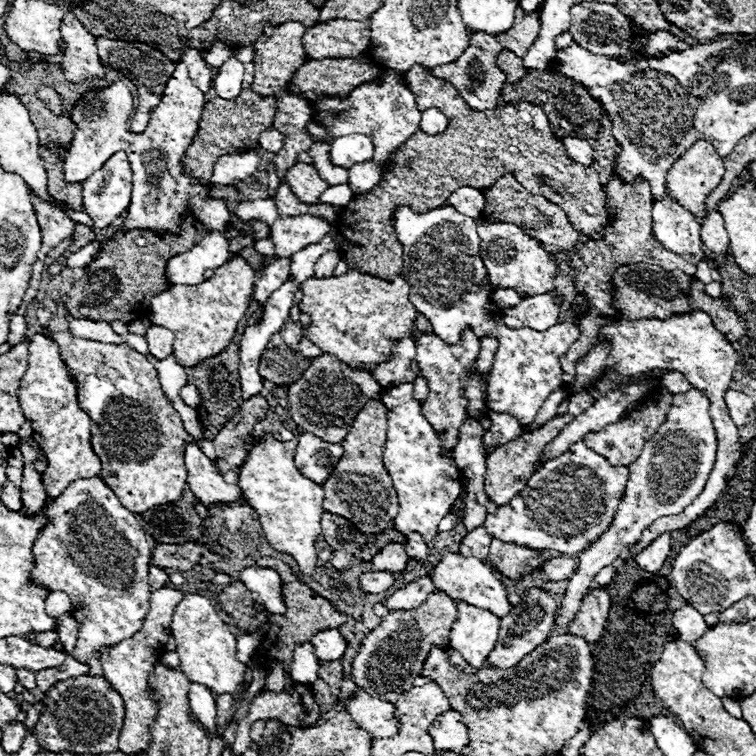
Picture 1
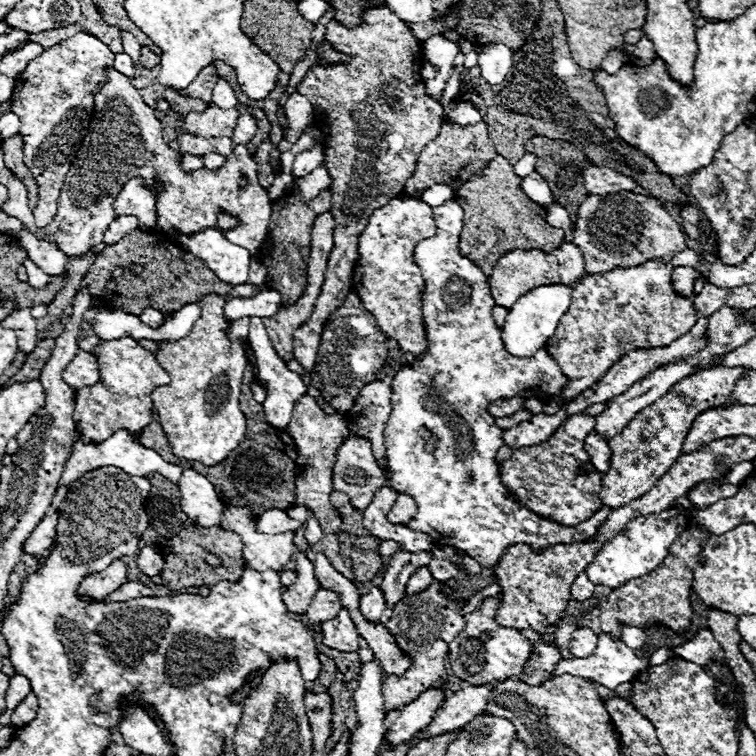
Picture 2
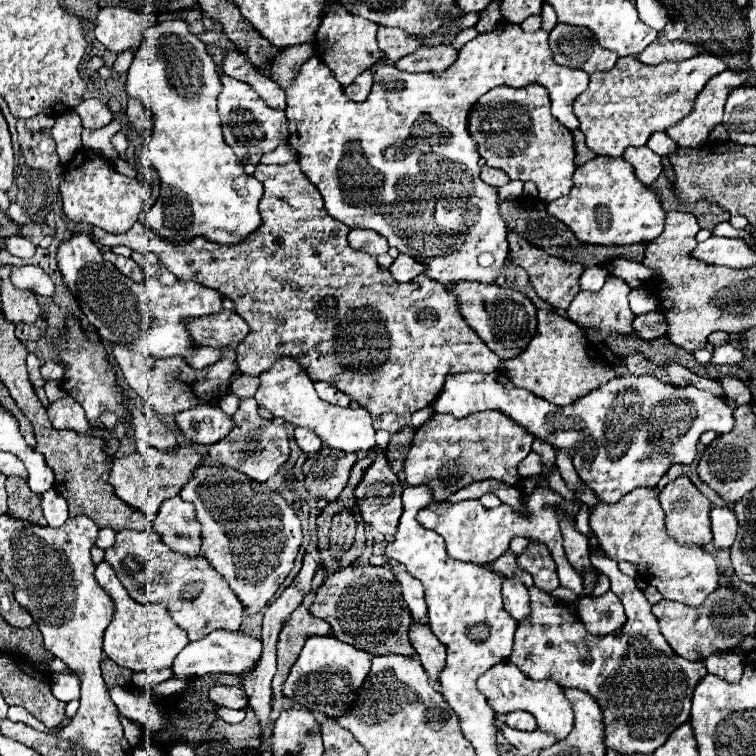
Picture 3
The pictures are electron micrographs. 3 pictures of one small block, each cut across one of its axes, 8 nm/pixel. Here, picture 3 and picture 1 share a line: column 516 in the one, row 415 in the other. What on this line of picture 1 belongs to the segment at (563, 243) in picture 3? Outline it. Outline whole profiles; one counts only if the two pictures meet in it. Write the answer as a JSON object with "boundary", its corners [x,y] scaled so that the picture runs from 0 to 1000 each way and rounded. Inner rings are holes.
{"boundary":[[[307,452],[304,460],[299,466],[294,466],[294,471],[286,471],[283,476],[270,476],[267,481],[249,487],[249,508],[257,508],[265,519],[267,532],[262,534],[262,550],[267,556],[270,563],[270,579],[272,582],[283,582],[283,577],[296,566],[296,561],[317,542],[323,526],[320,526],[320,513],[317,513],[317,495],[315,495],[315,481],[317,481],[317,471],[315,471],[315,455]]]}

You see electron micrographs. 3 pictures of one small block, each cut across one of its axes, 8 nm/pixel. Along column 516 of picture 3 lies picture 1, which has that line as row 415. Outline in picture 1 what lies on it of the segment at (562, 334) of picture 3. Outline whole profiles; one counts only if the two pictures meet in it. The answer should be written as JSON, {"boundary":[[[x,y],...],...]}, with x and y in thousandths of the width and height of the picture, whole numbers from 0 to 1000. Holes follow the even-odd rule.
{"boundary":[[[497,524],[481,534],[481,540],[463,561],[460,577],[452,587],[455,603],[429,640],[429,675],[455,683],[458,688],[468,690],[468,696],[481,706],[505,706],[511,698],[519,698],[526,677],[526,656],[519,643],[519,632],[505,614],[511,571],[511,540],[505,534],[505,526]]]}

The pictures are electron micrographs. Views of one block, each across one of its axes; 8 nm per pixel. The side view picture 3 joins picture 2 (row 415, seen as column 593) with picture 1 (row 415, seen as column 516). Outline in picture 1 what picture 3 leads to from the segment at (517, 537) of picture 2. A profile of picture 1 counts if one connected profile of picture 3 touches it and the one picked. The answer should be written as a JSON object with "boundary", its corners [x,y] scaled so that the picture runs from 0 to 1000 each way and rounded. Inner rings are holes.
{"boundary":[[[545,505],[505,513],[503,524],[513,542],[513,582],[505,611],[513,627],[519,630],[529,664],[526,683],[521,685],[521,698],[534,709],[553,704],[558,706],[561,717],[569,717],[577,706],[579,688],[585,688],[593,680],[595,669],[608,653],[608,622],[598,606],[598,598],[587,601],[582,577],[561,553],[556,534],[545,526]]]}

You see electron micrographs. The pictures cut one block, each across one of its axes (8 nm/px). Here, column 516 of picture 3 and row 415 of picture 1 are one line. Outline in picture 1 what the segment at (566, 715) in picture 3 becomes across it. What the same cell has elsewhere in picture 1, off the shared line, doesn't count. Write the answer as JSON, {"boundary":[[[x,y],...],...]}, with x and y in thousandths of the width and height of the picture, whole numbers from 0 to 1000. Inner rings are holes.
{"boundary":[[[913,513],[907,521],[894,521],[892,534],[886,540],[886,548],[881,550],[881,558],[870,566],[870,577],[862,577],[849,601],[839,614],[833,614],[833,632],[825,648],[825,656],[817,667],[817,675],[812,680],[812,688],[807,698],[780,720],[770,733],[765,733],[765,749],[759,762],[751,767],[749,786],[741,796],[741,807],[735,812],[733,833],[754,828],[762,810],[767,807],[767,799],[772,788],[783,778],[786,762],[804,746],[817,741],[817,733],[825,722],[841,720],[849,709],[849,704],[873,683],[889,683],[902,677],[915,661],[929,651],[944,608],[947,608],[947,571],[942,563],[942,553],[937,548],[937,526],[923,519],[921,513]],[[884,574],[902,574],[902,577],[884,577]]]}

